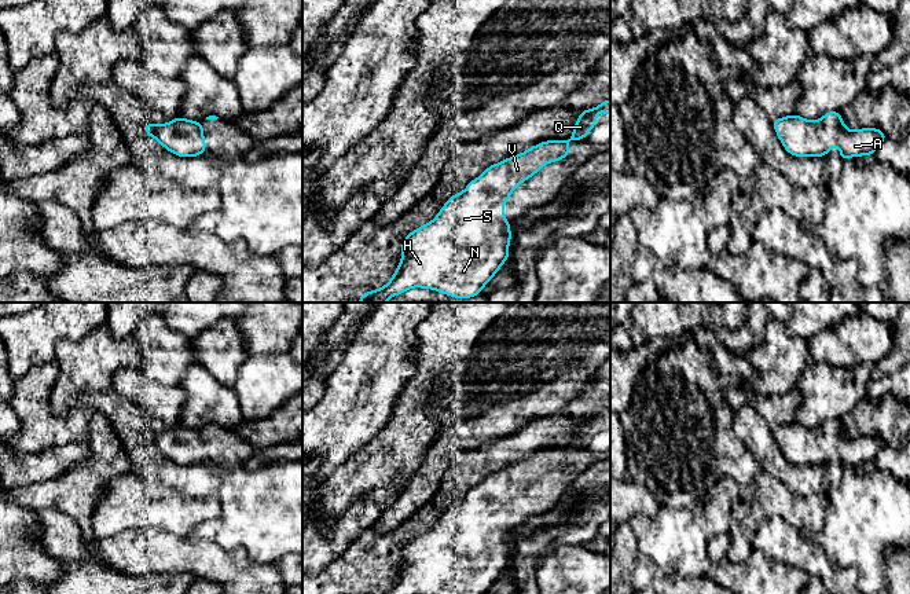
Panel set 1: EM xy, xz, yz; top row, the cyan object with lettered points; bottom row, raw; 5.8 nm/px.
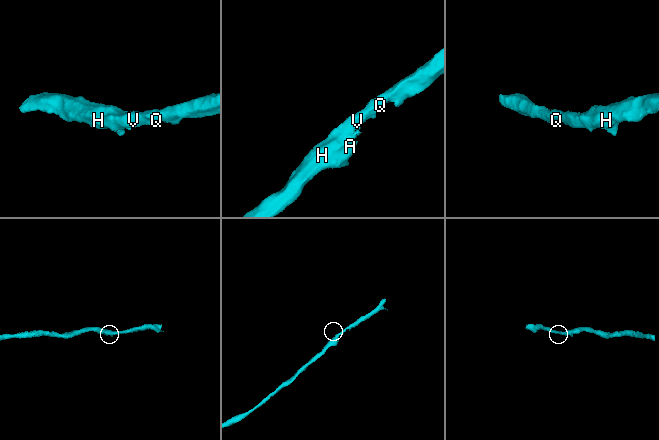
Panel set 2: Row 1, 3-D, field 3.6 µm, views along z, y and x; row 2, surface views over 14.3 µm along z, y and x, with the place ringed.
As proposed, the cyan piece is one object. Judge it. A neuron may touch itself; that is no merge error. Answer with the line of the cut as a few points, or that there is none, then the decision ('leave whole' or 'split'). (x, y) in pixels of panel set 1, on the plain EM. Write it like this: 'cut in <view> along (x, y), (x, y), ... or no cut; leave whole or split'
no cut; leave whole

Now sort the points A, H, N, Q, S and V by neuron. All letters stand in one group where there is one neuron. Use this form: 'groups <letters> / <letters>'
groups A H N Q S V

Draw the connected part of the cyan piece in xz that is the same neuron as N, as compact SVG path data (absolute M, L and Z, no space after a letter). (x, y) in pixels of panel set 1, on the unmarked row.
M610 407L599 414L577 419L580 425L568 448L547 448L529 455L526 459L503 468L487 476L477 487L471 488L462 500L454 502L440 517L437 524L422 535L410 540L401 551L401 568L390 588L385 594L485 594L506 571L513 546L510 532L503 522L504 510L522 490L537 481L546 472L564 468L569 463L569 450L581 448L597 433L597 424L605 419L610 422Z

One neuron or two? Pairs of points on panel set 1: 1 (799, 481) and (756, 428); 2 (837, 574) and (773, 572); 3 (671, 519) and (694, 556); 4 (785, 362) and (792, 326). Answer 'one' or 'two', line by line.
1: one
2: two
3: one
4: two

